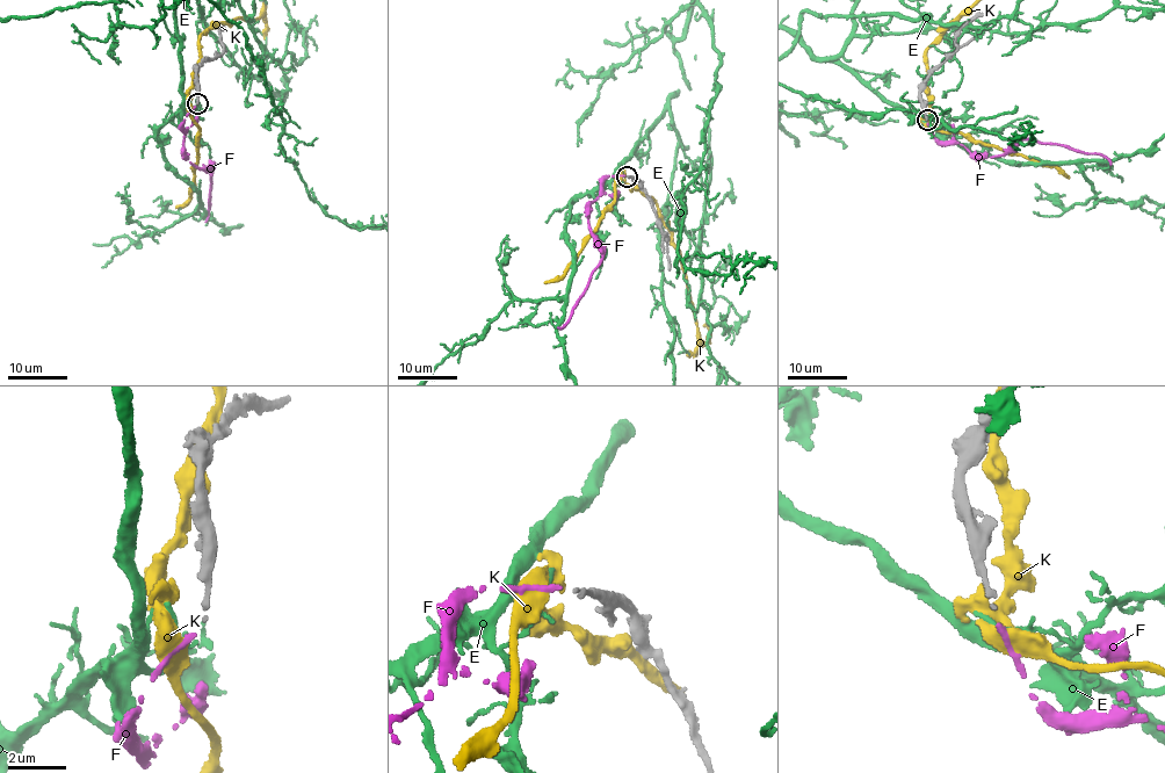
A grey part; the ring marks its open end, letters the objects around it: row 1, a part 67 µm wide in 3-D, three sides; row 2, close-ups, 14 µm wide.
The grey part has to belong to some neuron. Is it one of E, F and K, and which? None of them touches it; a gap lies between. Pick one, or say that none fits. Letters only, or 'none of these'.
F

